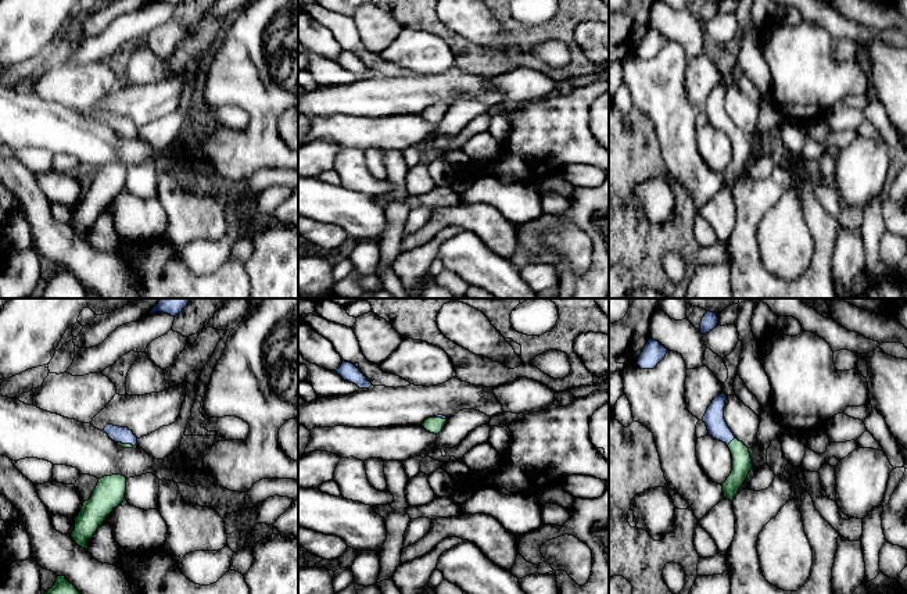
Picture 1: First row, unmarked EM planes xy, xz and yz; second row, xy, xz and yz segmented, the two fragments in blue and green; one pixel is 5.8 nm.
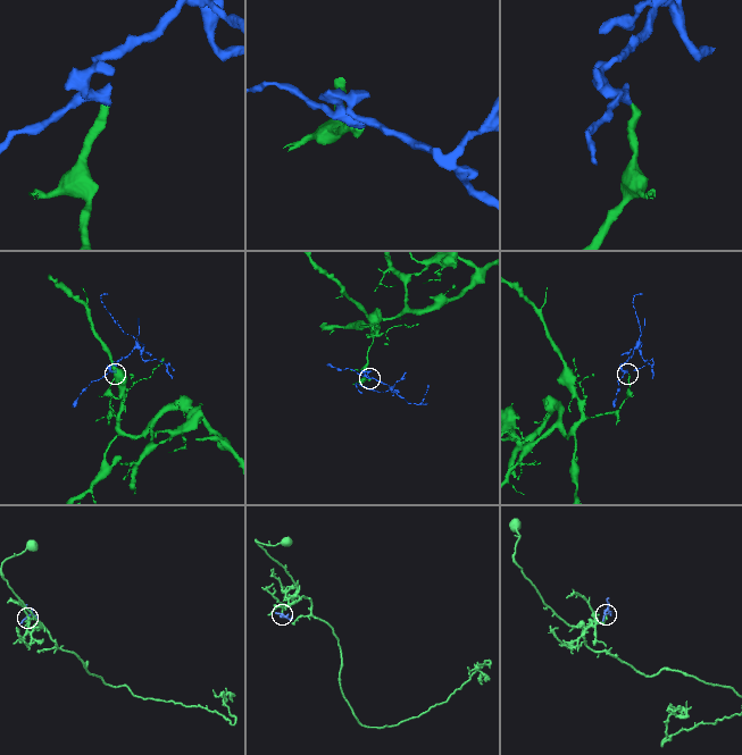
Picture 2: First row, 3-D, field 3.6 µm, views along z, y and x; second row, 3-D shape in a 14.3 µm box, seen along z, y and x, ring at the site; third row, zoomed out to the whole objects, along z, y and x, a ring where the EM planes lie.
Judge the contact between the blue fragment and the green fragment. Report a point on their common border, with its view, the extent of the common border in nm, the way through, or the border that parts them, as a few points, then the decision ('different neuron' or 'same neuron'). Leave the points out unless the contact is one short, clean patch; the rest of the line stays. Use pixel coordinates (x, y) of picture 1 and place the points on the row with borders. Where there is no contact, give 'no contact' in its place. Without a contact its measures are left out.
meets blue in yz at (731, 440); contact 70 nm long; runs through yz (717, 428), (731, 440), (741, 454), (742, 464); same neuron

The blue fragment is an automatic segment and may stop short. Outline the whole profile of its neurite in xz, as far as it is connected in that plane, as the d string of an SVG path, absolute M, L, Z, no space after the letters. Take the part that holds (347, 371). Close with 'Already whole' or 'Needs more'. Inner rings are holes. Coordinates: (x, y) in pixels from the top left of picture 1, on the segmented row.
M343 361L341 366L336 369L344 380L356 384L359 389L369 389L373 386L368 377L351 362Z. Already whole

